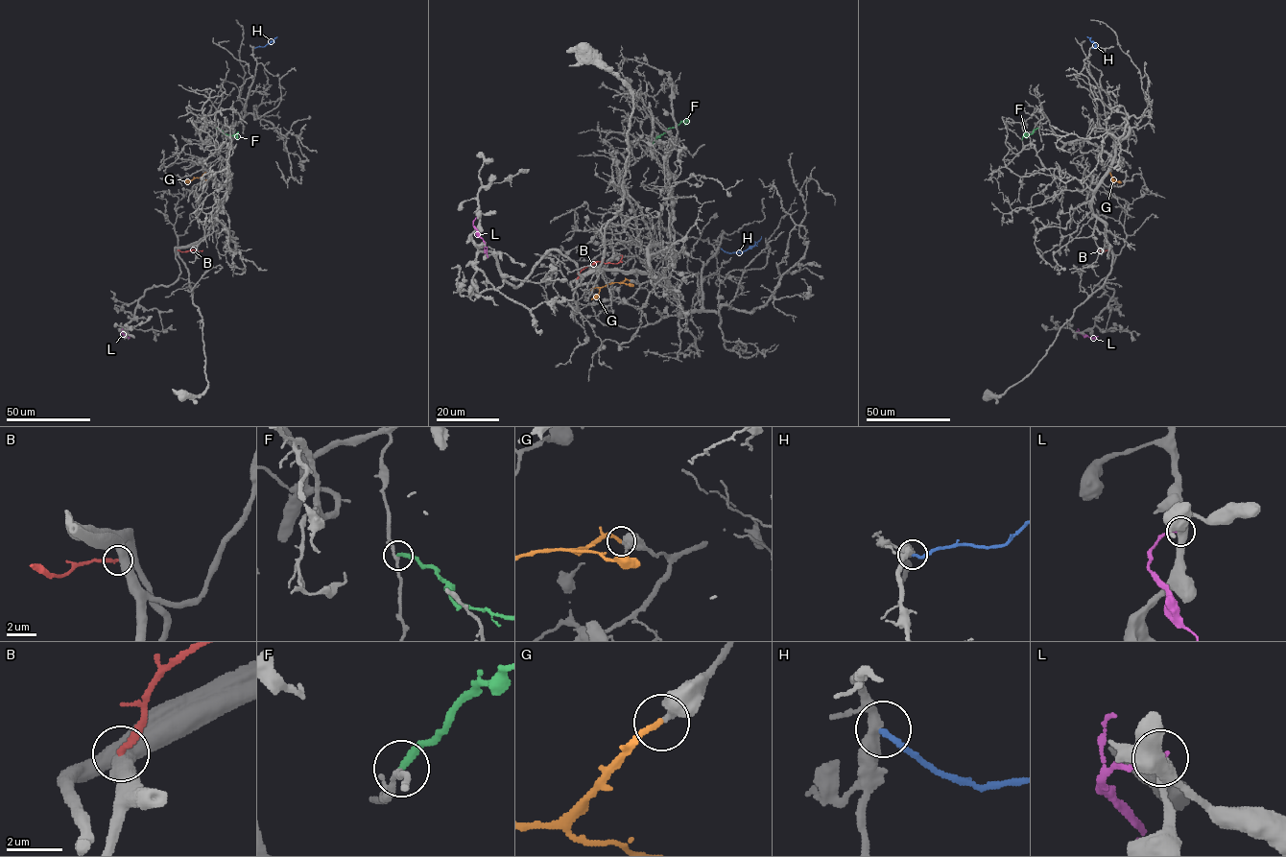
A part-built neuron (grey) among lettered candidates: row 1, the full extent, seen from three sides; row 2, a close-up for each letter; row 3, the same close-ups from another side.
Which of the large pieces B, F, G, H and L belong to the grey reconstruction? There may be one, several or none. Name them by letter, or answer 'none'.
G

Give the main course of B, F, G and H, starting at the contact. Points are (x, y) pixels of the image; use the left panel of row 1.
B: (178, 249), (201, 250)
F: (216, 128), (228, 134), (236, 134), (237, 139)
G: (206, 172), (185, 182)
H: (254, 47), (265, 46), (276, 36)

